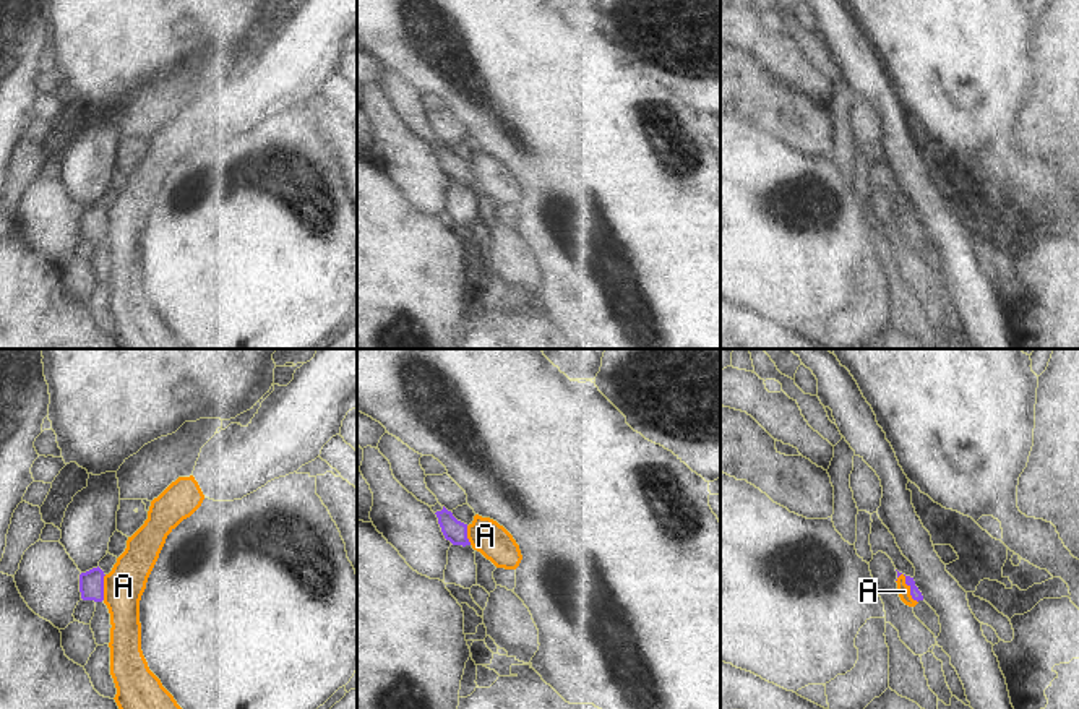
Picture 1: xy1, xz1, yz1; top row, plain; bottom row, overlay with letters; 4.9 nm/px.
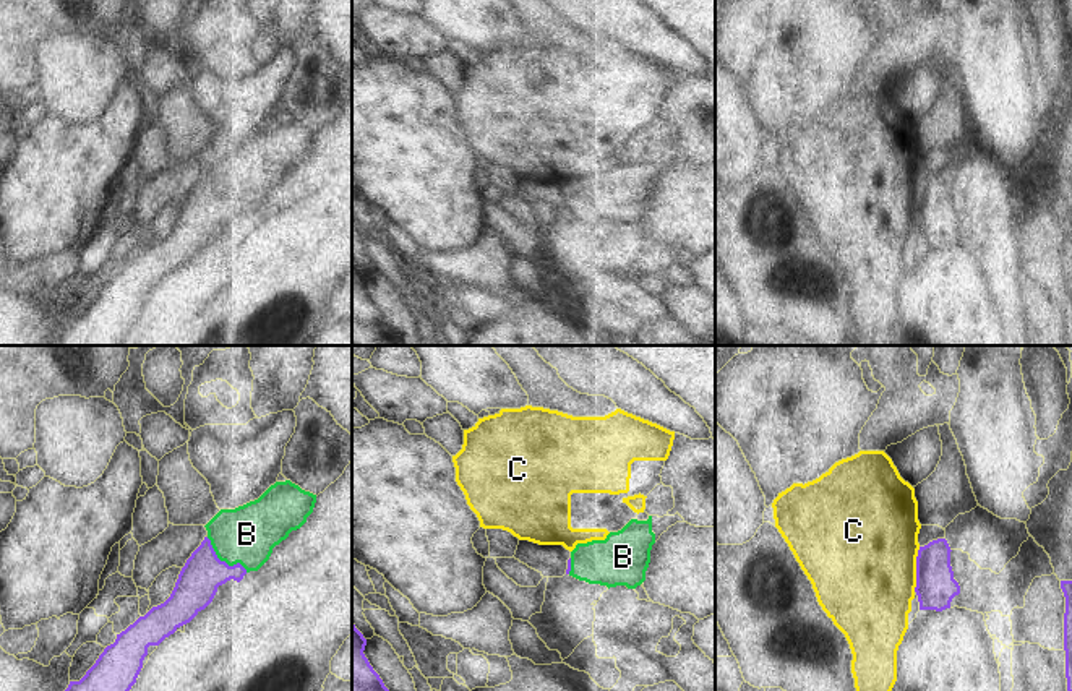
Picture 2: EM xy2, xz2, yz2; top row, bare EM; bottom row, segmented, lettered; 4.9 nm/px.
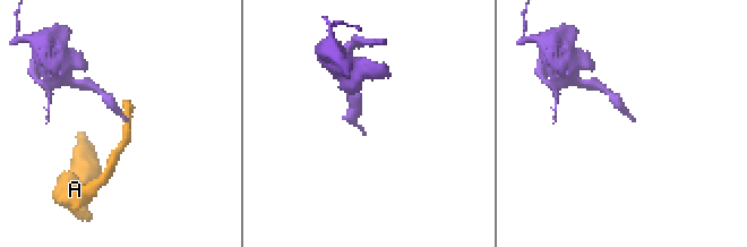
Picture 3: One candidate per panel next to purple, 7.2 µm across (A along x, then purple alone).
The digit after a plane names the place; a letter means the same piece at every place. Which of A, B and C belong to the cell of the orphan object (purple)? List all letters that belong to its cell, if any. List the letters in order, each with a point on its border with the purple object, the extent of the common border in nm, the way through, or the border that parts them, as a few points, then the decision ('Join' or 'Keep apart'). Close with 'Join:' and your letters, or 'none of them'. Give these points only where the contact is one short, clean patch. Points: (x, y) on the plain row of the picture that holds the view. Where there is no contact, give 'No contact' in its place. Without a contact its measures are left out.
A: Touches purple at yz1 (911, 224). Shared border 170 nm. Keep apart
B: Touches purple at xy2 (222, 198). Shared border 260 nm. Path across: xy2 (203, 210), (214, 198), (222, 198), (247, 171). Join
C: Touches purple at yz2 (917, 206). Shared border 220 nm. Boundary: yz2 (920, 184), (913, 227). Keep apart
Join: B.

